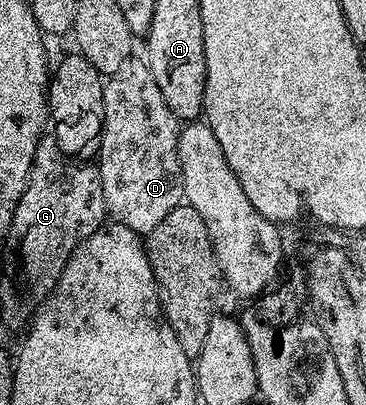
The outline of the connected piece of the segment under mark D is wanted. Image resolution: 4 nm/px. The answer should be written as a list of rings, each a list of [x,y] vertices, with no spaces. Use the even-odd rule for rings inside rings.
[[[131,57],[105,79],[104,124],[96,165],[104,188],[107,215],[113,221],[148,236],[172,212],[183,205],[182,173],[178,159],[178,117],[164,104],[160,88],[141,57]]]

